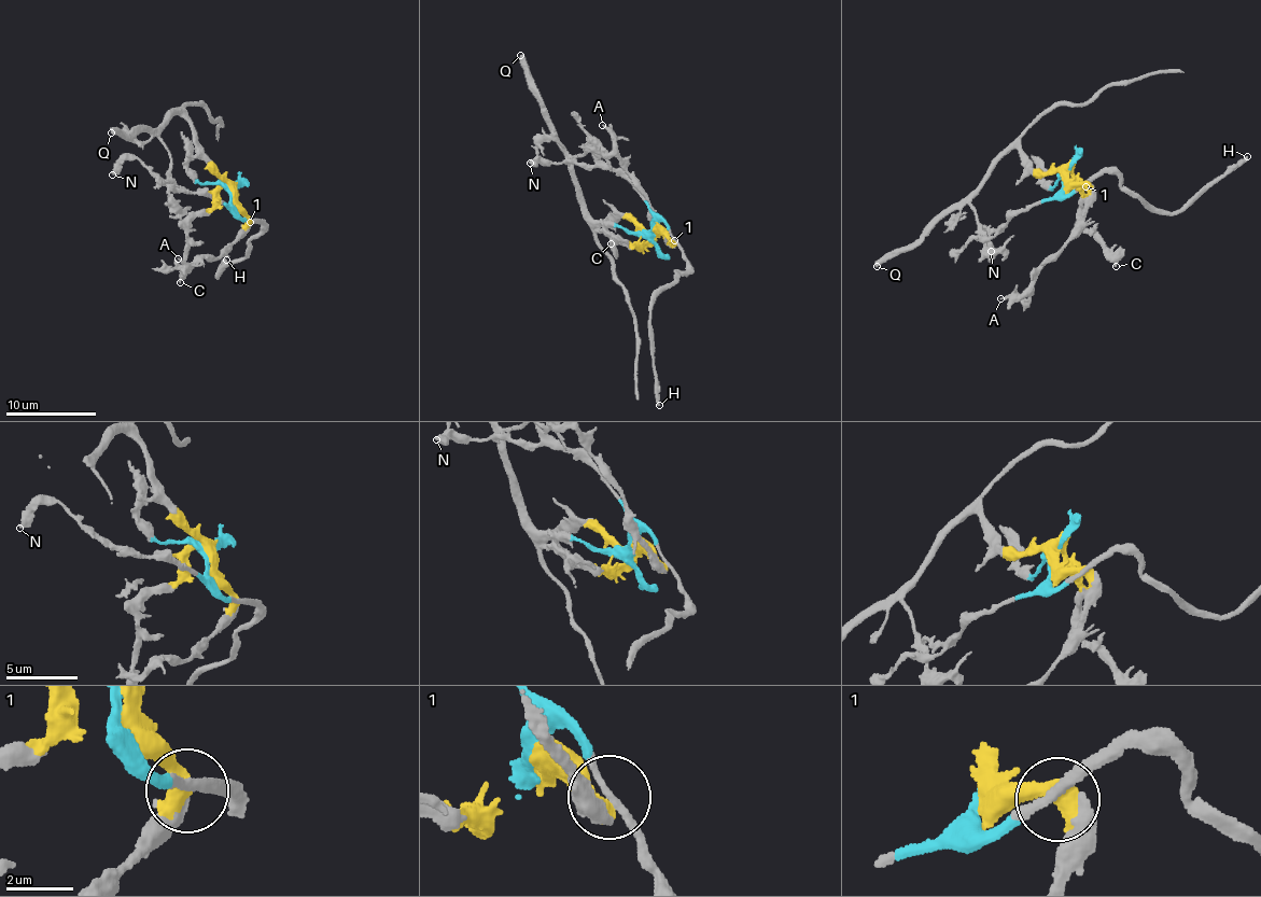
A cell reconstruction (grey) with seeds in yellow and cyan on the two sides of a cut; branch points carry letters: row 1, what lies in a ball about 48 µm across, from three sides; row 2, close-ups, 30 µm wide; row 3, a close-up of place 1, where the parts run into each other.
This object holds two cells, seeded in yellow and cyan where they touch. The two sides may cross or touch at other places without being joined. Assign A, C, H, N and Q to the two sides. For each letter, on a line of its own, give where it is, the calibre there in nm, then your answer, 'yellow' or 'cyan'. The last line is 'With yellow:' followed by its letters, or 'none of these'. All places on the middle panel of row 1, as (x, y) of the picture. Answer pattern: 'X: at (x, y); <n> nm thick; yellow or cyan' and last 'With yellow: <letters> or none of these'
A: at (602, 125); 170 nm thick; yellow
C: at (611, 243); 400 nm thick; yellow
H: at (659, 405); 280 nm thick; cyan
N: at (530, 163); 440 nm thick; cyan
Q: at (520, 55); 440 nm thick; yellow
With yellow: A, C, Q

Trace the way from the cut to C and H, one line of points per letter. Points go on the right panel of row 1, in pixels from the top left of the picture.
C: (1065, 174), (1072, 172), (1082, 193), (1084, 228), (1101, 243), (1116, 267)
H: (1065, 174), (1063, 193), (1068, 196), (1104, 172), (1116, 173), (1124, 187), (1153, 208), (1180, 212), (1247, 157)

